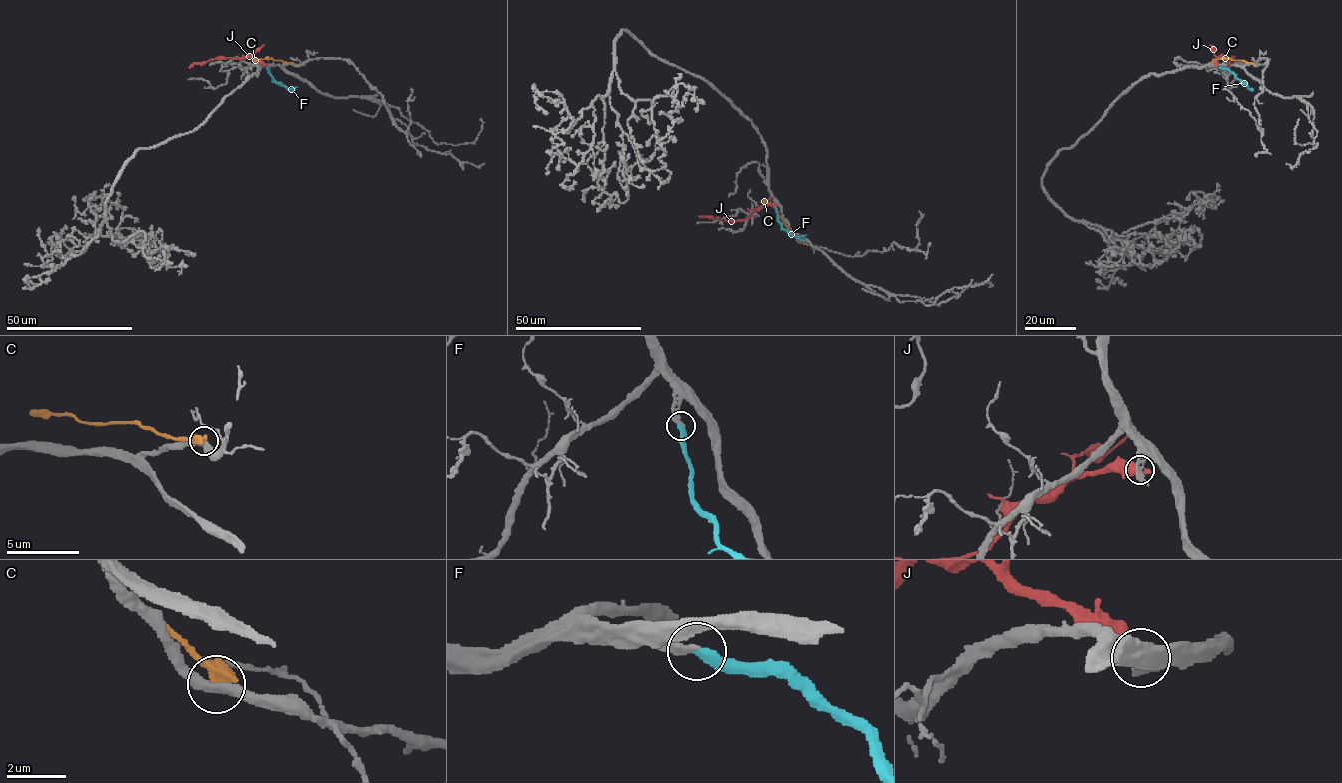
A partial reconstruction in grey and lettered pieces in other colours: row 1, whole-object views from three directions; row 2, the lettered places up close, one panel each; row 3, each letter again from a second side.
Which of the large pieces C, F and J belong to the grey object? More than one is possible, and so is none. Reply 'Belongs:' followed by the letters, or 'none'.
Belongs: F

